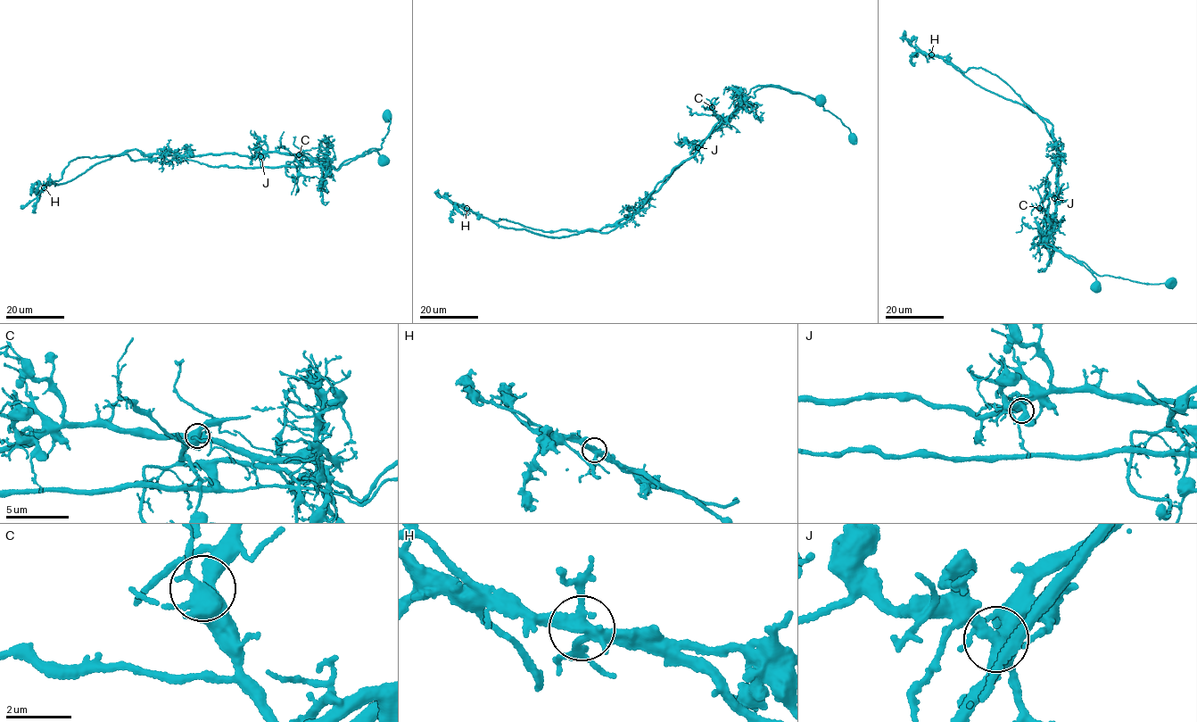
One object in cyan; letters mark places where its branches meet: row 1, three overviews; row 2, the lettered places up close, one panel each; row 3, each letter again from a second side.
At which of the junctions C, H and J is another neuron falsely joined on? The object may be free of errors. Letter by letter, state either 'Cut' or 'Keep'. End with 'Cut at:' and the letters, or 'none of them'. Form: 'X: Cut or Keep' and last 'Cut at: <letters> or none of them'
C: Keep
H: Cut
J: Keep
Cut at: H

